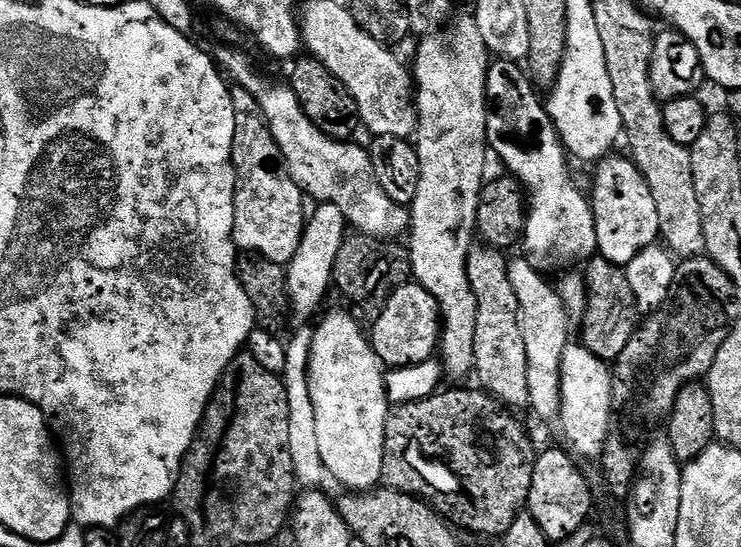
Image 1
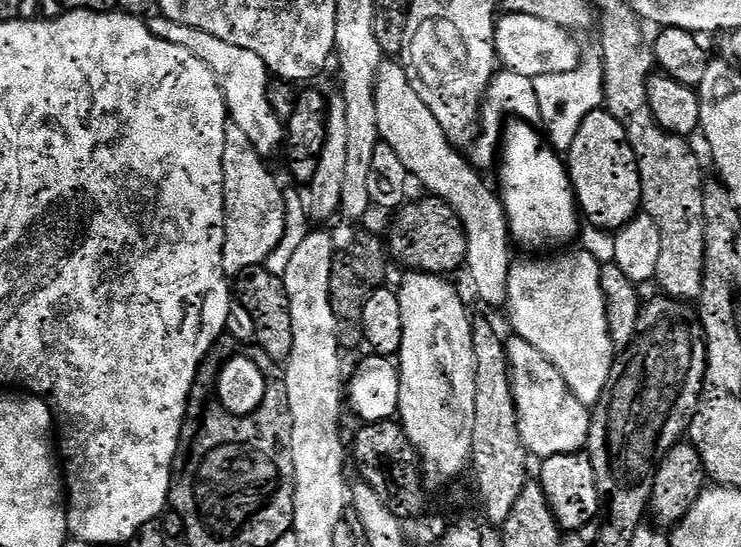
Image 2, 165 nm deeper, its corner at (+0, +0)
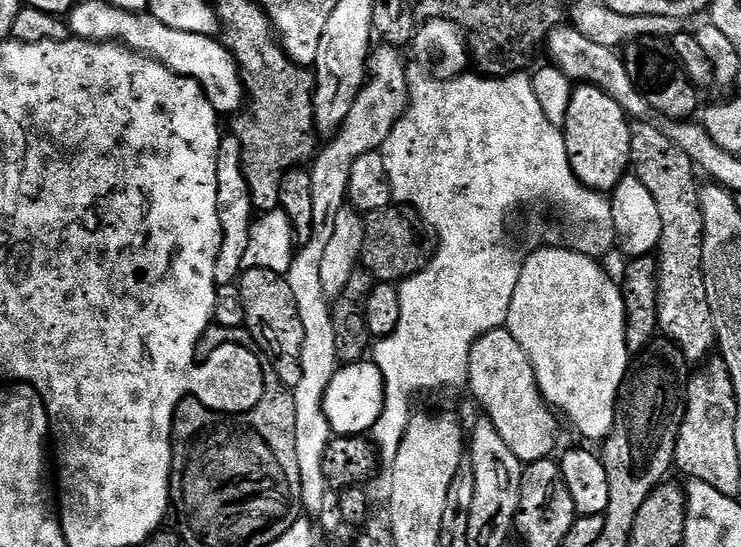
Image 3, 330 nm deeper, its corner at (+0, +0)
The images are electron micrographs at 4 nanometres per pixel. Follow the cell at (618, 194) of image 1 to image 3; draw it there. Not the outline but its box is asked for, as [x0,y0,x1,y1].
[562,84,632,193]

